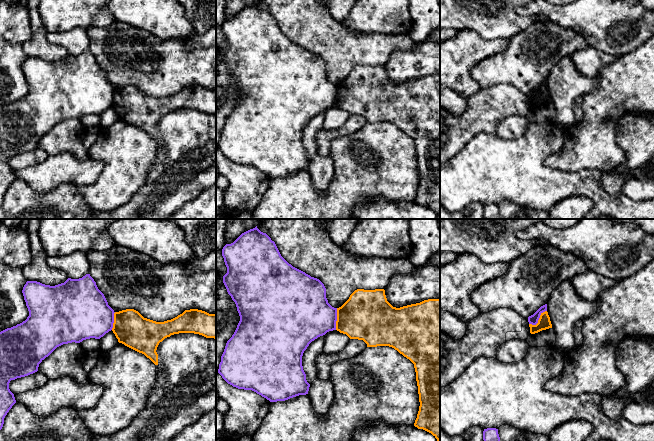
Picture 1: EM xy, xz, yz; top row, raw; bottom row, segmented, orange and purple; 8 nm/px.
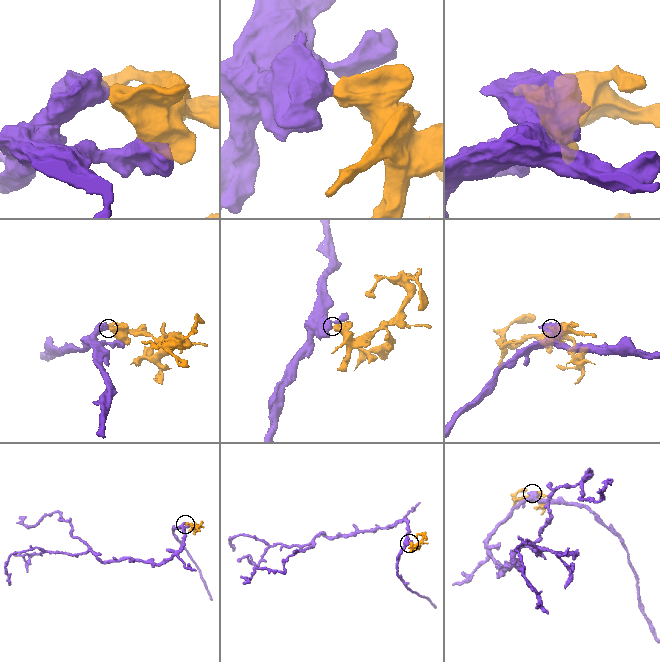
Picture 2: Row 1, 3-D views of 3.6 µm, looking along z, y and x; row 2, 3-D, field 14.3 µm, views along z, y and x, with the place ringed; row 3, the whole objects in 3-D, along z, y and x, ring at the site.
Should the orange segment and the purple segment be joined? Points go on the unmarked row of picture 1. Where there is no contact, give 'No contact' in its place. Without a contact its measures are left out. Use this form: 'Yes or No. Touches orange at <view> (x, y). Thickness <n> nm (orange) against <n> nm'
No. Touches orange at yz (538, 96). Thickness 100 nm (orange) against 80 nm

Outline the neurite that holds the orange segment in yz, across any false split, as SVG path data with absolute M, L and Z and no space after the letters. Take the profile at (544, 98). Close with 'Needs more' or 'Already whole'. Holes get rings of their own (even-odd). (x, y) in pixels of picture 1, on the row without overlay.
M545 87L541 89L538 99L536 101L529 100L529 103L530 103L531 110L535 110L542 106L552 104L552 100L548 88Z. Already whole

